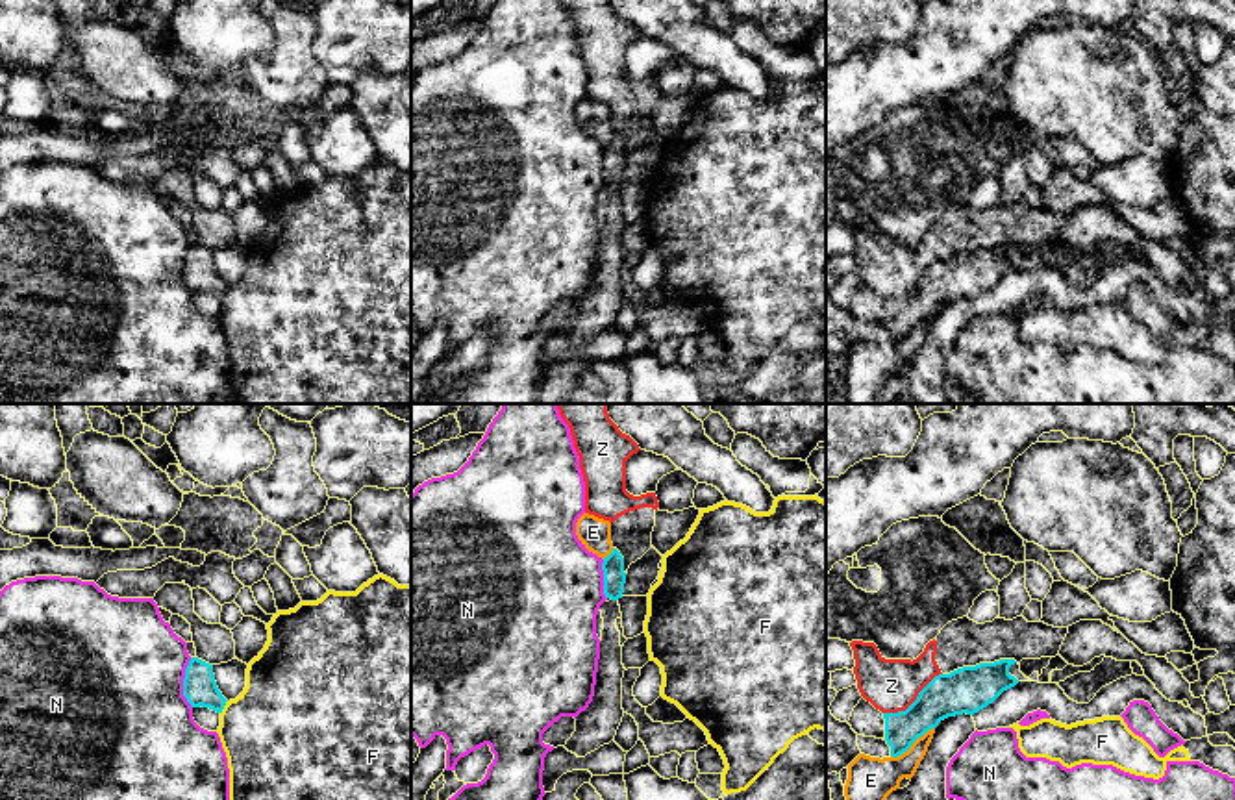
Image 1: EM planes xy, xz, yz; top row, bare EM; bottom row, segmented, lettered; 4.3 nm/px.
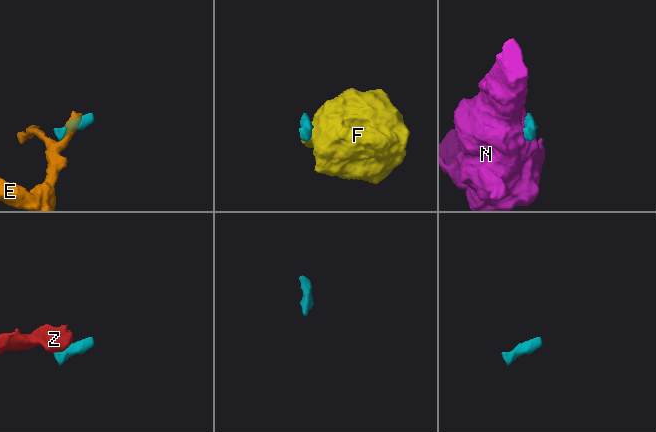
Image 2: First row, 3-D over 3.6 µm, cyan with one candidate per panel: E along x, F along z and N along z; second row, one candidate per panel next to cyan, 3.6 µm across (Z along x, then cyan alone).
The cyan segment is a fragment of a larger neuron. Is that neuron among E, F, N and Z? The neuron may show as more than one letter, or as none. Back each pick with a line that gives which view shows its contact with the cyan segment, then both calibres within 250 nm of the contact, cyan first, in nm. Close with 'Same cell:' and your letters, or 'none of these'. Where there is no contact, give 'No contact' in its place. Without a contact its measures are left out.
Same cell: none of these

